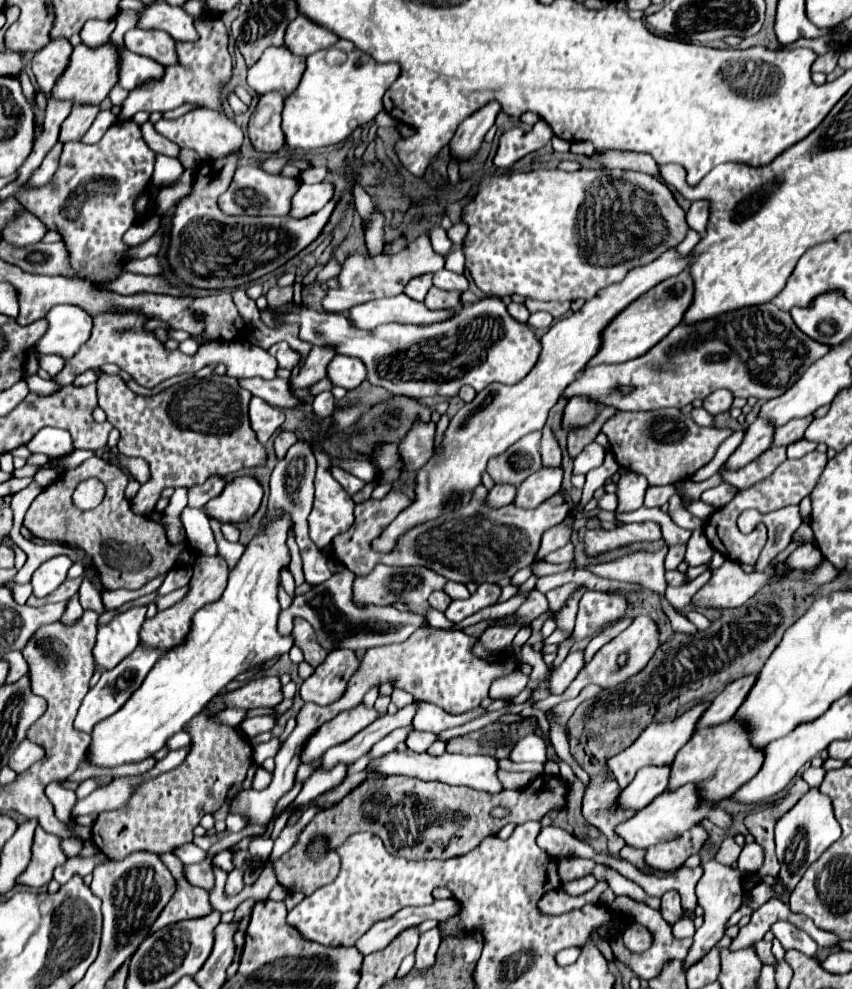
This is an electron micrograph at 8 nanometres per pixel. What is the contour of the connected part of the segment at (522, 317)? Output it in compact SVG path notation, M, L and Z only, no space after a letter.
M511 302L511 304L507 306L507 310L509 310L509 314L511 314L515 320L519 320L519 322L527 322L527 318L529 318L529 310L525 308L525 304Z

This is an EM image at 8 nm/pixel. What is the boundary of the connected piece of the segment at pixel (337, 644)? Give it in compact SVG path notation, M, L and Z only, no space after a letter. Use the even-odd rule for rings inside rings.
M349 570L339 572L331 576L327 582L315 586L303 596L295 596L291 606L287 610L281 610L277 630L279 634L287 636L293 628L293 618L301 616L305 618L317 632L319 644L325 650L335 650L335 648L349 648L349 650L367 650L373 646L385 646L385 644L395 644L395 642L405 642L415 630L427 624L425 614L417 612L399 612L393 606L375 606L375 604L363 604L359 606L353 600L353 590L351 582L355 579L355 574Z

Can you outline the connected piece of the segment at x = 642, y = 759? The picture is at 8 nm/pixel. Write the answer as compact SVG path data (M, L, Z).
M699 704L691 710L687 710L685 714L681 714L679 718L671 720L671 722L663 722L663 724L651 724L627 750L619 752L617 756L607 760L607 770L609 774L613 774L613 778L619 782L619 788L631 784L631 780L635 778L639 768L645 766L669 766L675 758L675 754L685 746L685 742L693 736L695 732L695 722L699 720L699 716L705 712L707 704Z

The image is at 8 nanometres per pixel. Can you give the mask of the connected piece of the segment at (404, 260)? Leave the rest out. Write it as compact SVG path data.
M421 234L417 240L413 240L409 244L409 248L405 252L387 256L387 254L379 254L375 258L365 256L365 254L353 254L345 260L343 270L339 274L339 290L329 290L327 296L323 298L323 308L329 312L345 312L351 306L375 300L375 298L387 298L387 296L397 296L403 292L405 284L421 274L427 272L439 272L445 266L445 256L437 254L431 246L431 242L427 240L425 234Z

